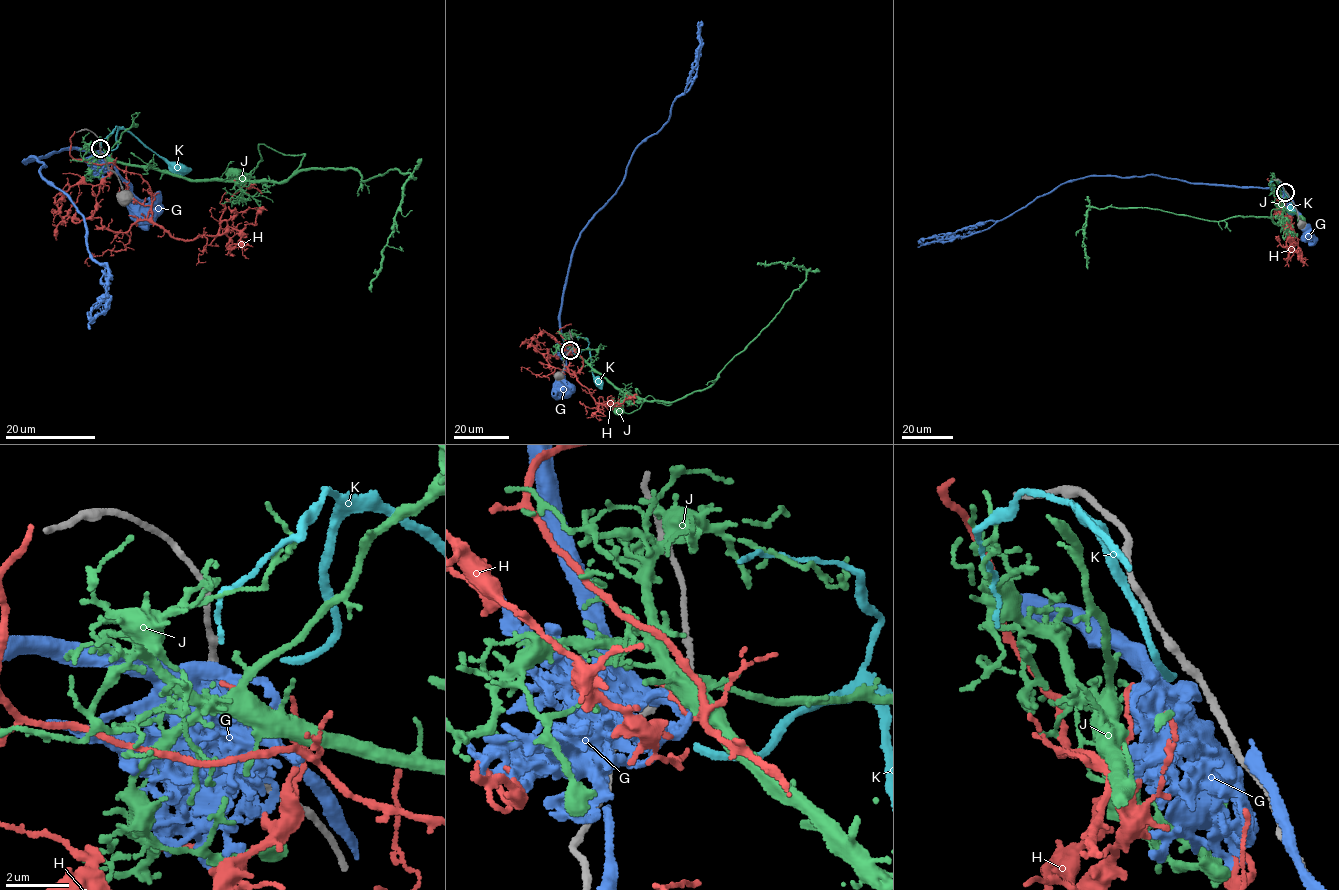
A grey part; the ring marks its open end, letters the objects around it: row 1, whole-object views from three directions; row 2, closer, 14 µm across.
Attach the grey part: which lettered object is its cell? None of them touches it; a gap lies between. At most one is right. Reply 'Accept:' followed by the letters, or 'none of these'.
Accept: H

